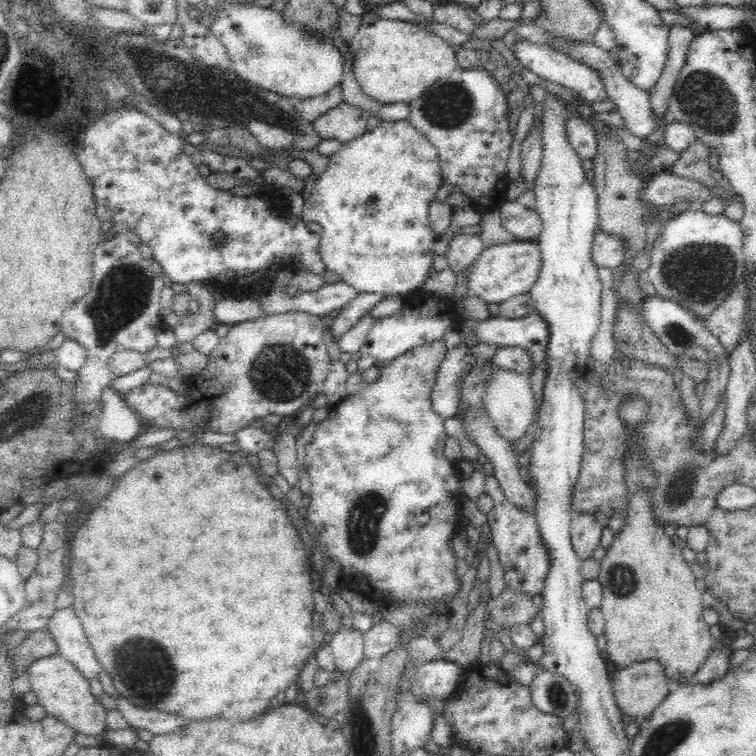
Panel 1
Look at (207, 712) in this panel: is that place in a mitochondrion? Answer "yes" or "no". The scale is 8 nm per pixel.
no

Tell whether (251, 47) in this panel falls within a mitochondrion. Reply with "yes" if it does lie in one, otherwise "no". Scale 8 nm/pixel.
yes

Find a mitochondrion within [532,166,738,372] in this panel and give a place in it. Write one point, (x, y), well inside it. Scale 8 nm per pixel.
(698, 272)

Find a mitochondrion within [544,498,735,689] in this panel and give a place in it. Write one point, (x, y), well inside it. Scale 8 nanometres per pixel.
(623, 581)

